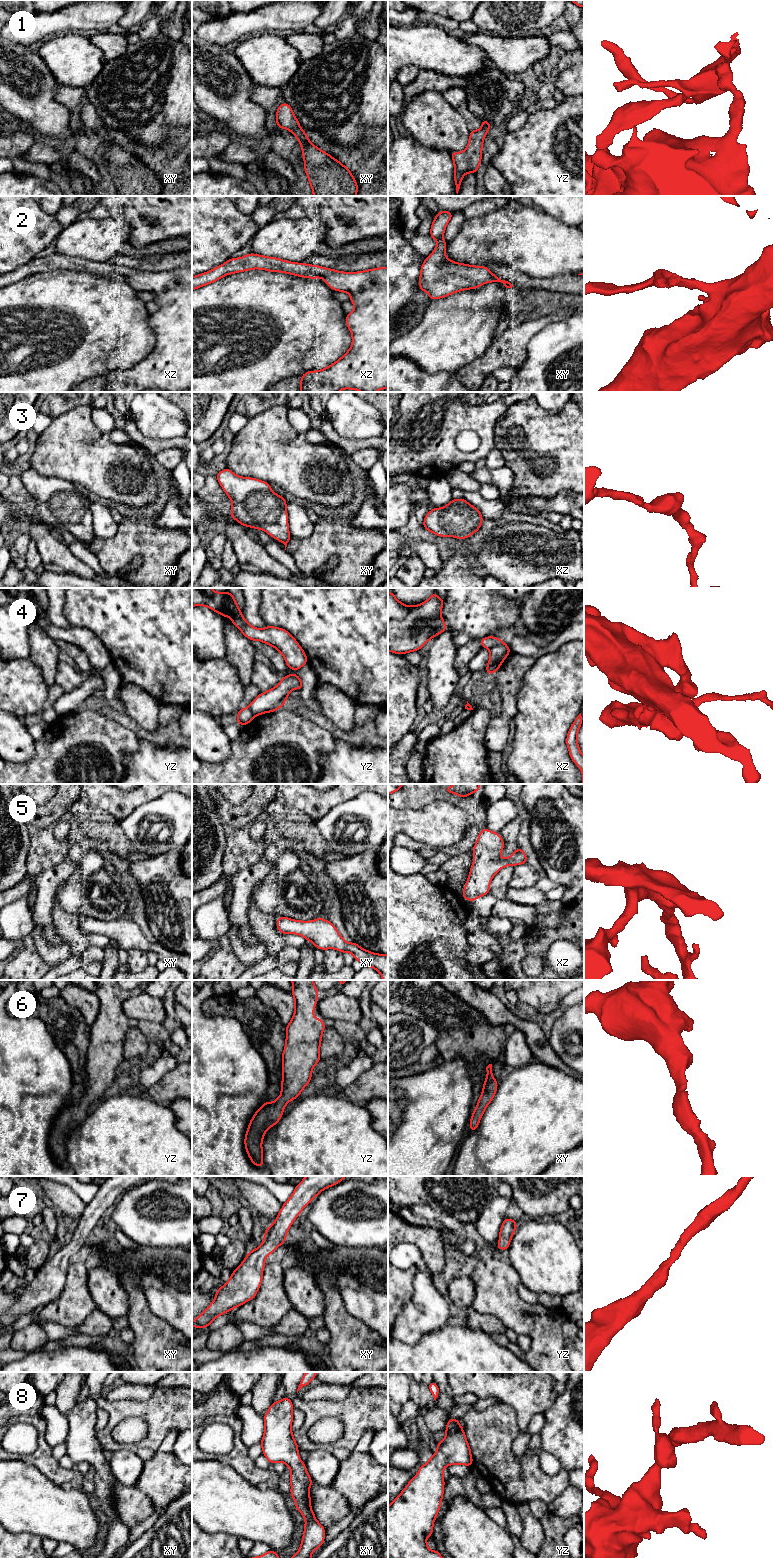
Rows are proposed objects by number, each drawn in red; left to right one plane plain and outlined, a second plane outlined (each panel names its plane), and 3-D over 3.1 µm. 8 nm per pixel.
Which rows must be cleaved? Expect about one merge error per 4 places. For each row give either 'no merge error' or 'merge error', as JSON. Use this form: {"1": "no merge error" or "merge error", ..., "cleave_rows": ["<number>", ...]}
{"1": "no merge error", "2": "no merge error", "3": "no merge error", "4": "merge error", "5": "no merge error", "6": "no merge error", "7": "no merge error", "8": "no merge error", "cleave_rows": ["4"]}

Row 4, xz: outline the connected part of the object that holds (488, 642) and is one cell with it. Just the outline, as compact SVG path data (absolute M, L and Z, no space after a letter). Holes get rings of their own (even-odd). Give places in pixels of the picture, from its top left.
M487 636L485 638L480 639L482 648L492 648L498 645L506 645L501 639L492 636Z

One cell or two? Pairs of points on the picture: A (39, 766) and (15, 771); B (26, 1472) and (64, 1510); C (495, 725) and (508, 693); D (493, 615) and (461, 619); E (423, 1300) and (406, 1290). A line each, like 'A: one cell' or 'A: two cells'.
A: one cell
B: one cell
C: one cell
D: one cell
E: two cells

